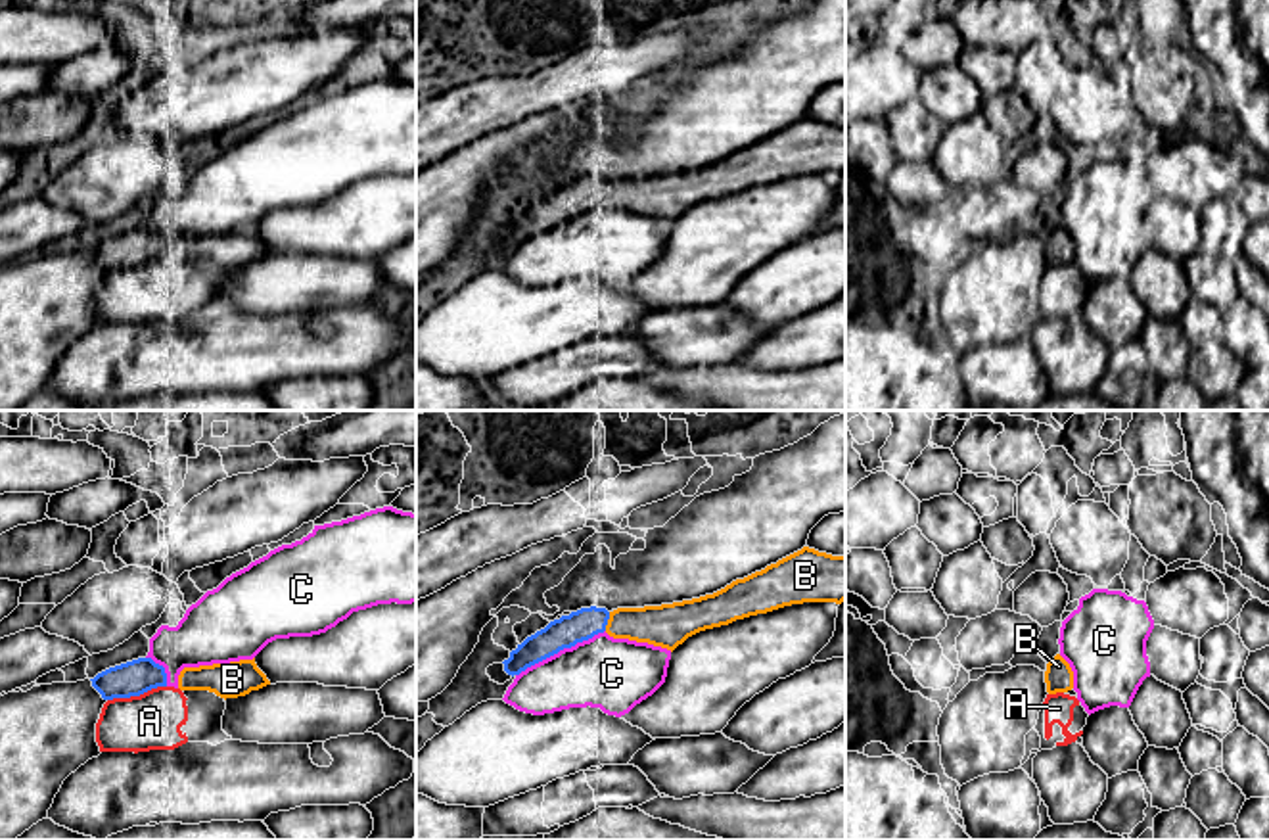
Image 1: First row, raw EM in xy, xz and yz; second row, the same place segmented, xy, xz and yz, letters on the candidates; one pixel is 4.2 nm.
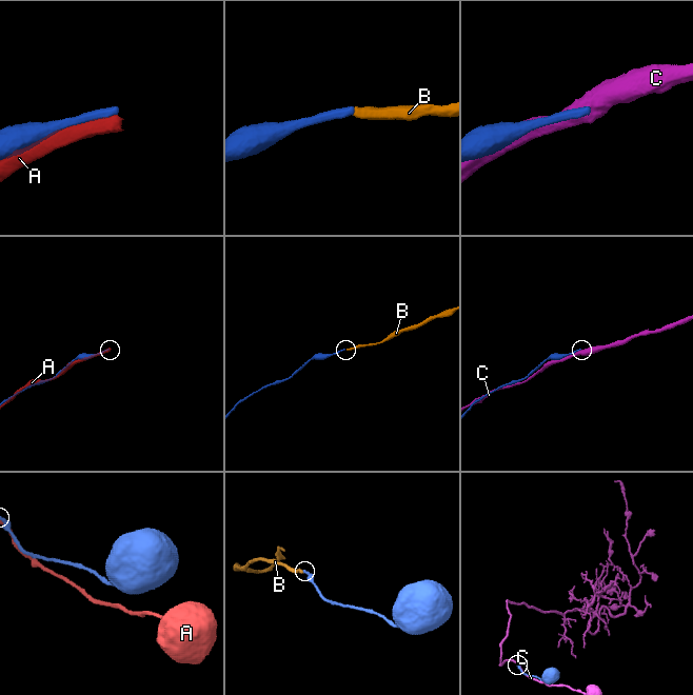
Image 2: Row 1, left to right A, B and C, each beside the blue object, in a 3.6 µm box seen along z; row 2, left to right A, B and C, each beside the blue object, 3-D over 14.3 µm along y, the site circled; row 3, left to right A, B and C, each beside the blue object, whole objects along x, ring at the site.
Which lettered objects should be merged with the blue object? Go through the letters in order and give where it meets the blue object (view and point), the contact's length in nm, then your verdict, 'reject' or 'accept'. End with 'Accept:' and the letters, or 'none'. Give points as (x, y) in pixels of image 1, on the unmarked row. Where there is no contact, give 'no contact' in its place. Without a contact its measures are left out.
A: xy (137, 265) | 260 nm | reject
B: xz (606, 192) | 80 nm | accept
C: xz (560, 219) | 420 nm | reject
Accept: B

